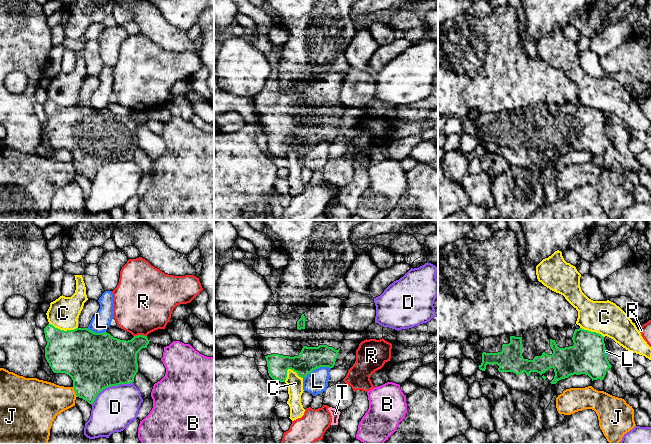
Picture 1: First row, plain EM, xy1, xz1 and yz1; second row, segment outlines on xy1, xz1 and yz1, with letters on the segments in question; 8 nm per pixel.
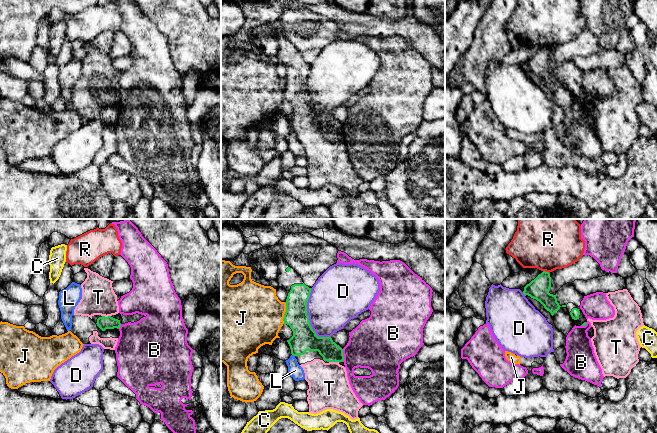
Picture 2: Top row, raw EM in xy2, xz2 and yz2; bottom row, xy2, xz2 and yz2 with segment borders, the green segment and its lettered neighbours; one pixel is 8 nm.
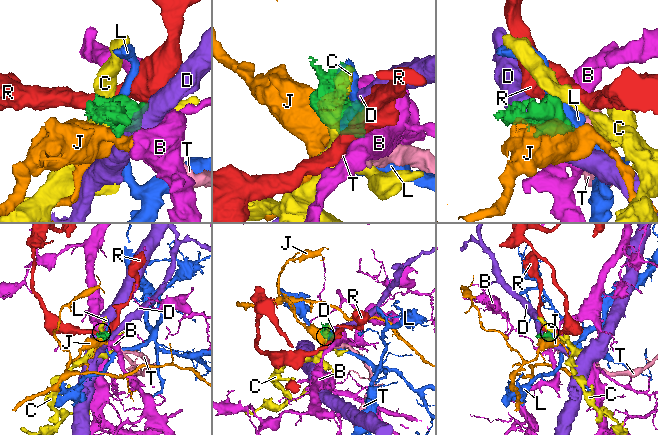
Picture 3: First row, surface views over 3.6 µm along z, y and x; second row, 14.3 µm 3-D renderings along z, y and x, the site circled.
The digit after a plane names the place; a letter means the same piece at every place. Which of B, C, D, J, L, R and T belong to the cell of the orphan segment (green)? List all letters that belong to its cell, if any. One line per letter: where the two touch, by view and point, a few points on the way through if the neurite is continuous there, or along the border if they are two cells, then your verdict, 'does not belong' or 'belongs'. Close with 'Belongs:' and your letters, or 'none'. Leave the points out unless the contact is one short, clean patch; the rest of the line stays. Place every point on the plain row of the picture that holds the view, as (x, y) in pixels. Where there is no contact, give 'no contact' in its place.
B: xz2 (343, 131) | along xz2 (342, 125), (343, 137) | does not belong
C: xy1 (63, 106) | along xy1 (49, 99), (64, 106), (77, 104) | does not belong
D: xz2 (308, 94) | does not belong
J: xz2 (285, 89) | does not belong
L: xz1 (316, 144) | does not belong
R: xy1 (140, 111) | along xy1 (146, 111), (134, 112) | does not belong
T: xz2 (334, 137) | belongs
Belongs: T

